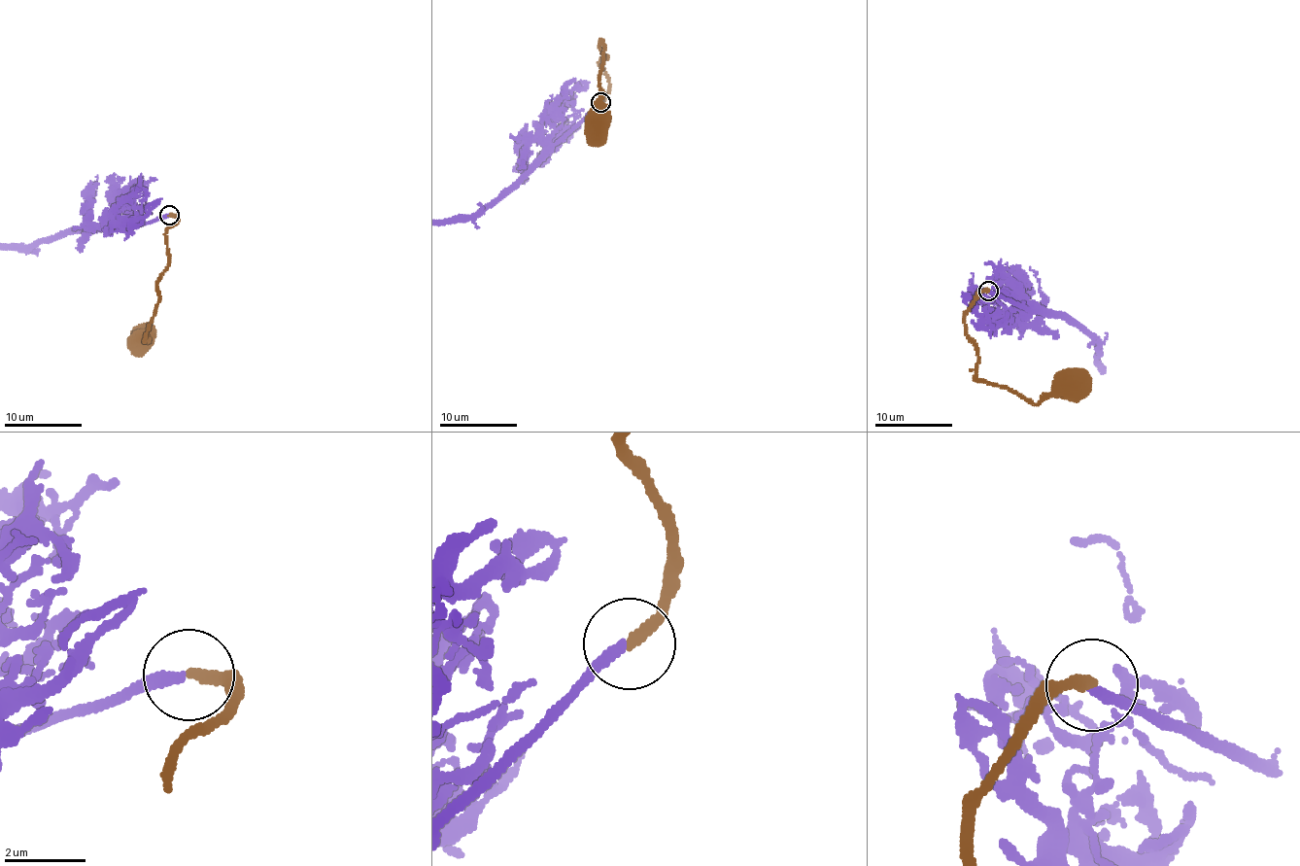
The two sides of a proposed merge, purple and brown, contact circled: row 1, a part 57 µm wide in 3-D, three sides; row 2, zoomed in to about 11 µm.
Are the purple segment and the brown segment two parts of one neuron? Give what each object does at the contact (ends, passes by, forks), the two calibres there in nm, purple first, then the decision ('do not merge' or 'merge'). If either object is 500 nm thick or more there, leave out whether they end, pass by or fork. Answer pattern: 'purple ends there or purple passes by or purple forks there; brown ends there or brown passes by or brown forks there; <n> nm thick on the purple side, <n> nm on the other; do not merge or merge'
purple ends there; brown ends there; 280 nm thick on the purple side, 280 nm on the other; do not merge

